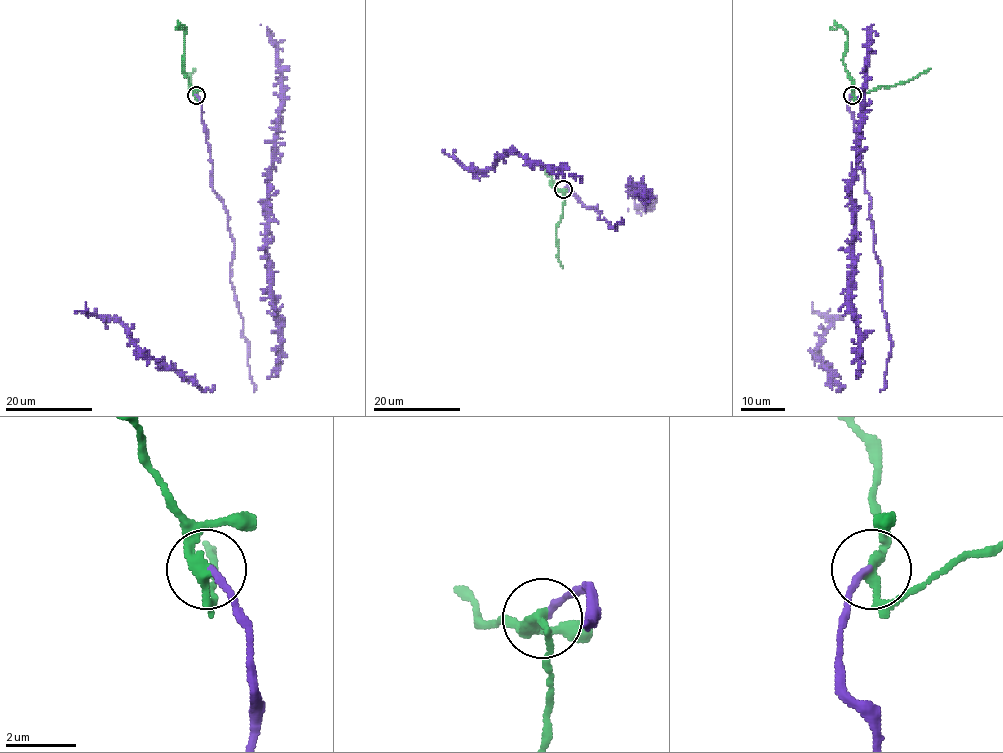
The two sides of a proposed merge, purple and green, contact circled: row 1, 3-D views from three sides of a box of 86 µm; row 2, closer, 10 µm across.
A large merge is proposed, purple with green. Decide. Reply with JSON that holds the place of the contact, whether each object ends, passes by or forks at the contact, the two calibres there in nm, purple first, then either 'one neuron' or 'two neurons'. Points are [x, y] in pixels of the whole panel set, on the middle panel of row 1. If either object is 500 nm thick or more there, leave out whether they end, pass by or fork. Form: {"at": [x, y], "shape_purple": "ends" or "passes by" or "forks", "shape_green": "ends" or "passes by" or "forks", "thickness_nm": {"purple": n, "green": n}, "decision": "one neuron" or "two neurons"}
{"at": [563, 189], "shape_purple": "ends", "shape_green": "passes by", "thickness_nm": {"purple": 190, "green": 280}, "decision": "two neurons"}

